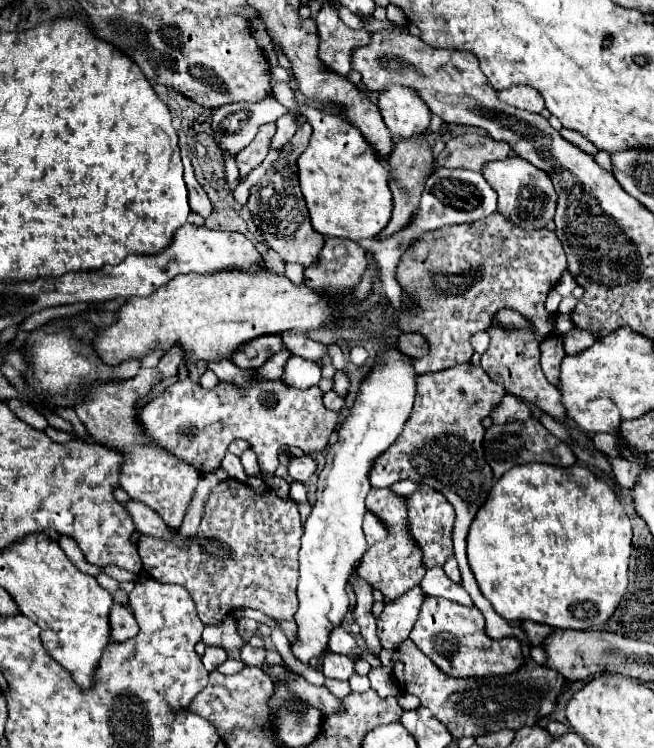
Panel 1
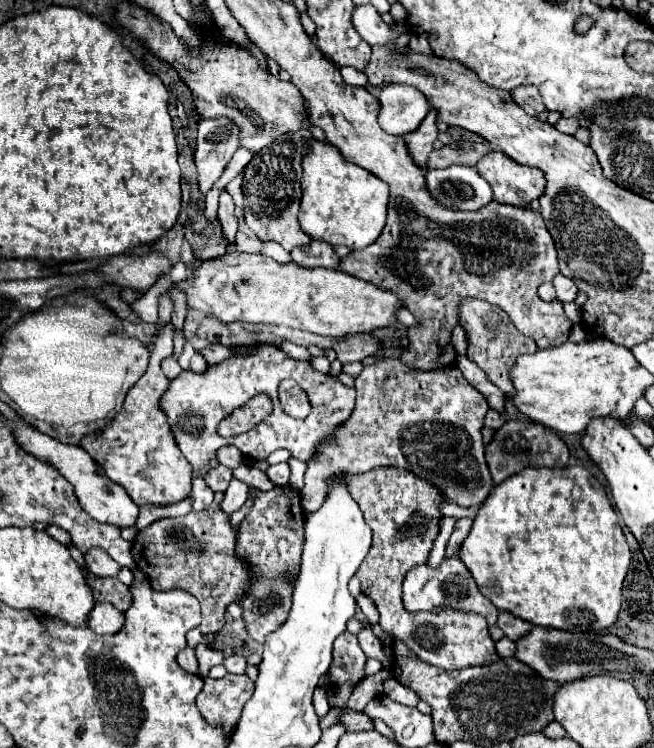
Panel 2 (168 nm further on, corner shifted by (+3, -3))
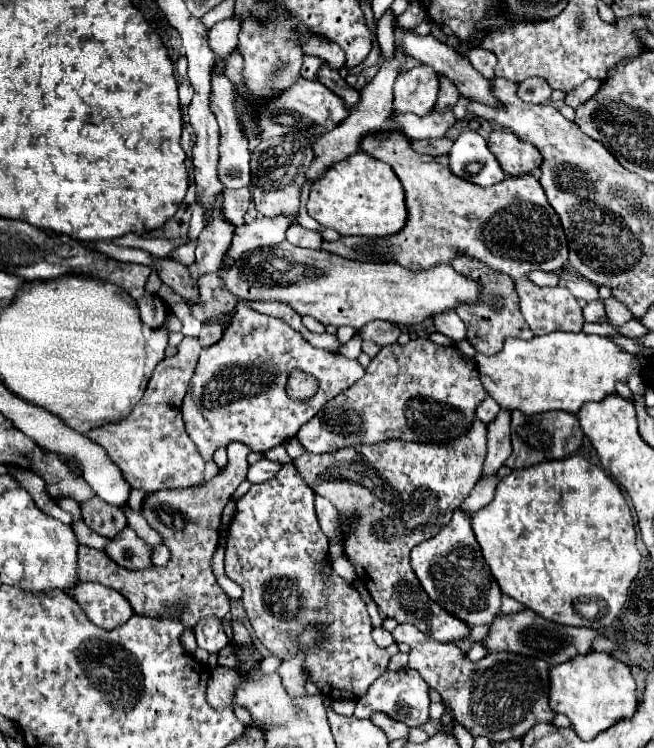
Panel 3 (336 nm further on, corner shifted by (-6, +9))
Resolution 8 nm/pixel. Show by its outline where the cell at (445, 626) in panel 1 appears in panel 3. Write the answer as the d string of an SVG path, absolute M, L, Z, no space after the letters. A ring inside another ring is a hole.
M476 418L470 432L466 432L466 436L458 436L454 444L406 444L402 440L384 440L382 444L356 444L354 448L340 448L338 452L330 454L304 452L292 460L302 480L306 480L306 486L310 486L318 496L328 498L338 512L354 516L354 524L350 524L350 532L346 532L346 558L356 568L358 578L362 578L378 610L386 618L394 618L400 624L414 624L418 630L442 644L468 636L470 628L428 598L414 576L414 570L410 568L410 550L418 542L436 536L440 528L450 522L452 512L462 504L476 480L482 476L484 456L486 424Z

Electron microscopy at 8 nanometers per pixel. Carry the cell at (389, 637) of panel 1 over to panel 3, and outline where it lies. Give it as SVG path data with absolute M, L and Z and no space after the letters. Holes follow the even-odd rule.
M454 510L452 520L434 538L416 544L412 548L412 568L426 594L464 624L490 624L500 614L502 594L476 542L468 512Z

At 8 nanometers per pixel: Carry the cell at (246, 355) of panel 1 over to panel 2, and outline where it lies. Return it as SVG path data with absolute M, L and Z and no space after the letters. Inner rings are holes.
M209 346L209 348L205 348L203 350L203 356L205 356L205 360L211 364L211 366L215 366L215 364L221 364L223 360L227 360L229 356L233 356L235 352L233 352L233 348L225 348L225 346Z

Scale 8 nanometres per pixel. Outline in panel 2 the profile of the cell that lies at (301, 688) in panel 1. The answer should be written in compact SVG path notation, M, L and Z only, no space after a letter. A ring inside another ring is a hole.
M345 708L339 716L339 724L343 724L347 728L347 732L361 732L361 730L371 730L371 718L365 716L363 712L355 712Z

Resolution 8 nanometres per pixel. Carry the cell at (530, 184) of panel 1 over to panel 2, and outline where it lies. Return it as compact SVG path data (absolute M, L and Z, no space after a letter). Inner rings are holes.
M503 152L487 154L475 168L491 184L493 200L499 204L531 208L545 190L545 176L539 168L521 166Z

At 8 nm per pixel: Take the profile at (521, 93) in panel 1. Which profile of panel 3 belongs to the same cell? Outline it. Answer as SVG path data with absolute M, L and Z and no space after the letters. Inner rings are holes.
M528 78L518 84L518 98L528 104L544 104L550 100L552 88L546 84L546 80L540 78Z

